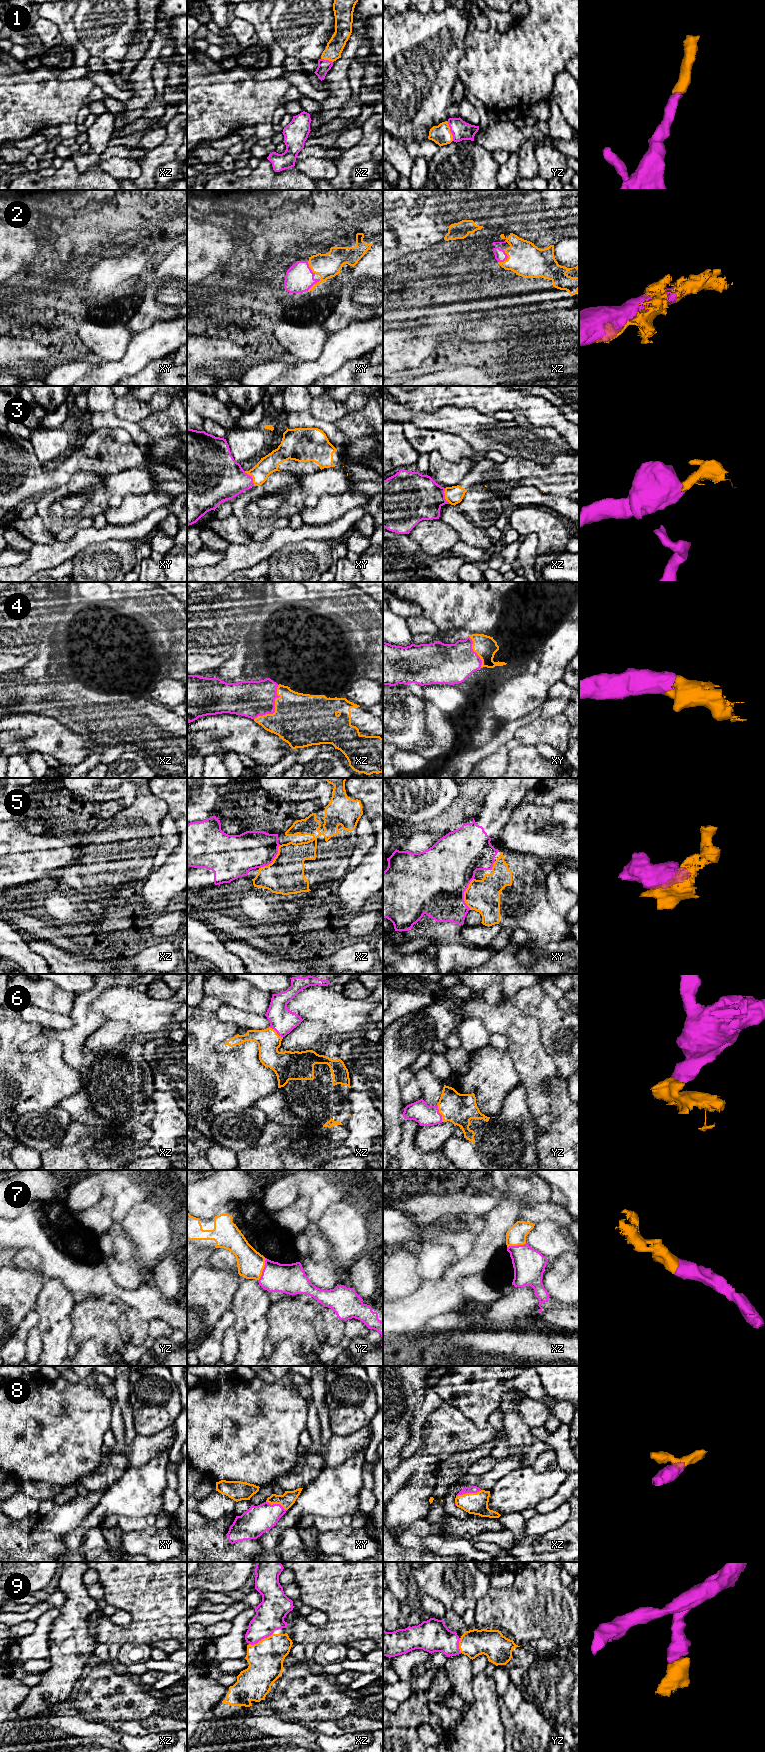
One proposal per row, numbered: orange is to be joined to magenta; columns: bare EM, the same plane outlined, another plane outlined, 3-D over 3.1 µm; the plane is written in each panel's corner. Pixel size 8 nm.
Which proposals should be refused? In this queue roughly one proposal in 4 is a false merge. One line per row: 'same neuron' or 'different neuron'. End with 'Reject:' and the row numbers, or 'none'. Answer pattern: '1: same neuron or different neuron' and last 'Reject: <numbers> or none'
1: same neuron
2: same neuron
3: same neuron
4: same neuron
5: different neuron
6: same neuron
7: same neuron
8: same neuron
9: same neuron
Reject: 5

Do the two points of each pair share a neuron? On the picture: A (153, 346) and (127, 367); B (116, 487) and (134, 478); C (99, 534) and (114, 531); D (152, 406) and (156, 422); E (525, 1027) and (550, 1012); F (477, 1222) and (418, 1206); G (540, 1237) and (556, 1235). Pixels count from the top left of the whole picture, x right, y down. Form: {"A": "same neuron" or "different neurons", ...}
{"A": "same neuron", "B": "same neuron", "C": "same neuron", "D": "different neurons", "E": "different neurons", "F": "different neurons", "G": "same neuron"}

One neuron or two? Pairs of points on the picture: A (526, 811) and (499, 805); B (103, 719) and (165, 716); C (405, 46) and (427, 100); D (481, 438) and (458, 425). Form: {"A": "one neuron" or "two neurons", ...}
{"A": "two neurons", "B": "one neuron", "C": "one neuron", "D": "one neuron"}

